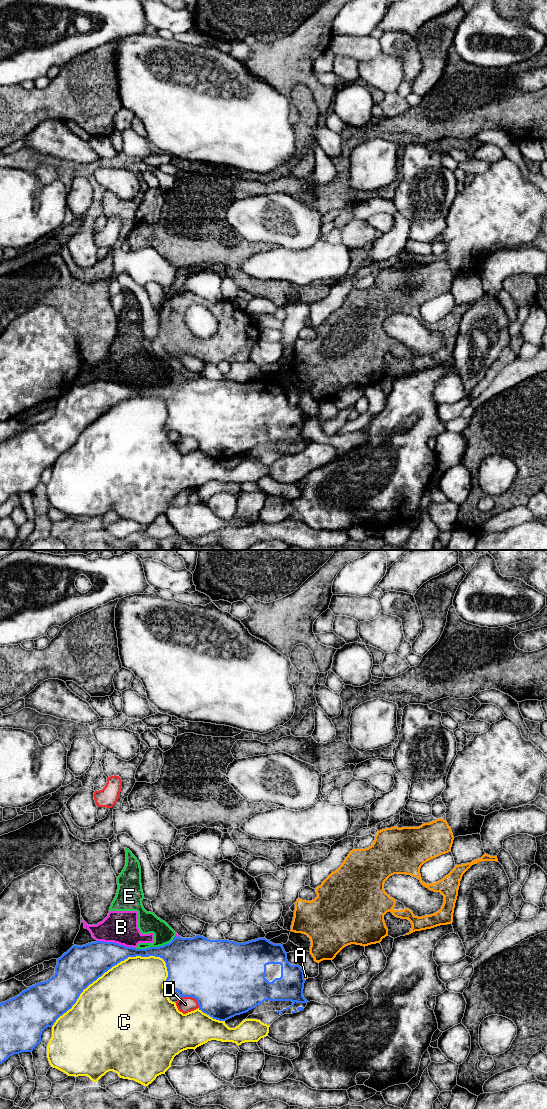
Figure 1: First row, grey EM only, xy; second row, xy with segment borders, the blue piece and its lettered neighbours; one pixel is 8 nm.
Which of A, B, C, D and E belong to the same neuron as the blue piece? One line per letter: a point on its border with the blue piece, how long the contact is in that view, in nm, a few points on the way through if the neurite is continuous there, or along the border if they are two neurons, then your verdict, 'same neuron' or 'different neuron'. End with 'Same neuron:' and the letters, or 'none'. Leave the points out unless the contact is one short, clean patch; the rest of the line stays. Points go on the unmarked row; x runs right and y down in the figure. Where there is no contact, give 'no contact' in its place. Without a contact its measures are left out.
A: xy (303, 417) | 60 nm | different neuron
B: xy (116, 383) | 320 nm | different neuron
C: xy (105, 411) | 1050 nm | different neuron
D: xy (192, 437) | 180 nm | different neuron
E: xy (155, 387) | 340 nm | different neuron
Same neuron: none

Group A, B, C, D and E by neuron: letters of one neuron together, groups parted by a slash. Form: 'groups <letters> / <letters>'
groups A / B E / C / D

